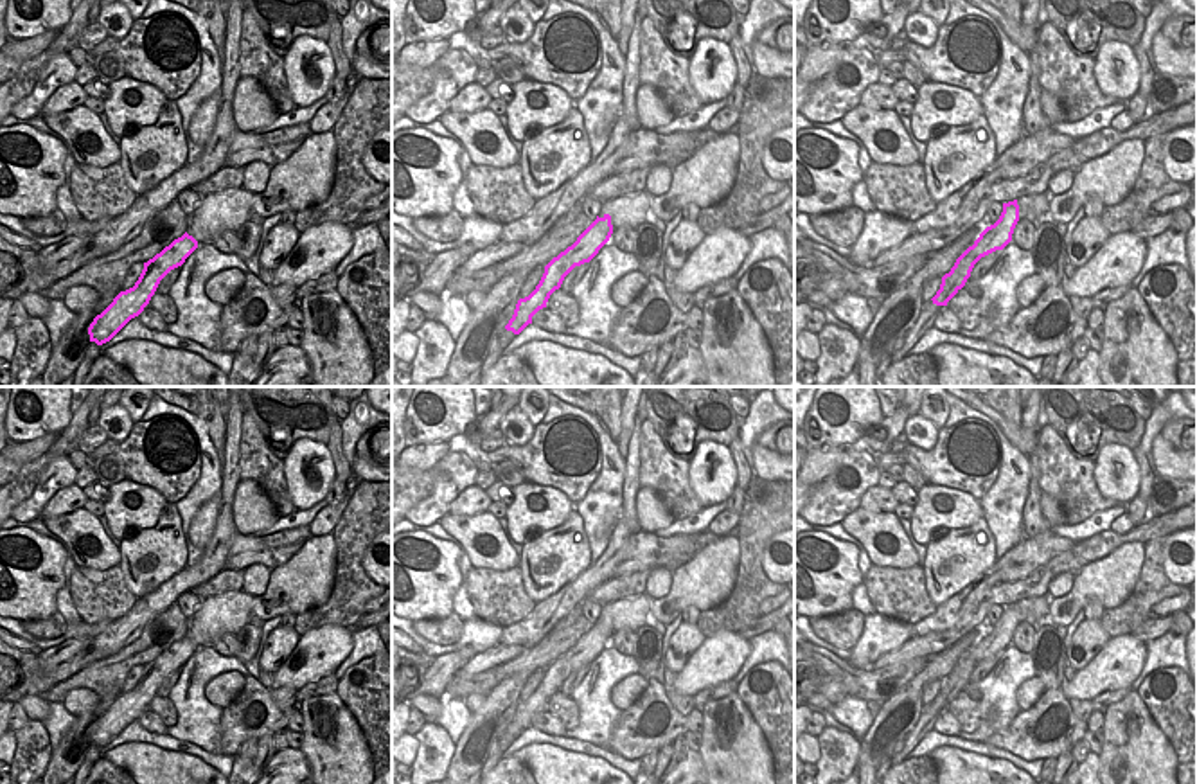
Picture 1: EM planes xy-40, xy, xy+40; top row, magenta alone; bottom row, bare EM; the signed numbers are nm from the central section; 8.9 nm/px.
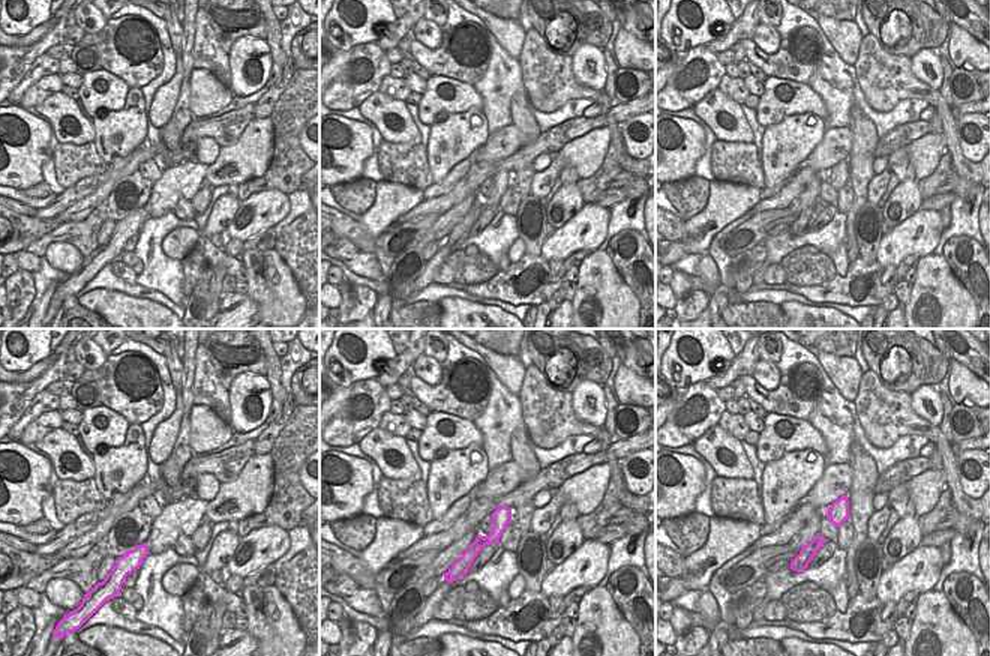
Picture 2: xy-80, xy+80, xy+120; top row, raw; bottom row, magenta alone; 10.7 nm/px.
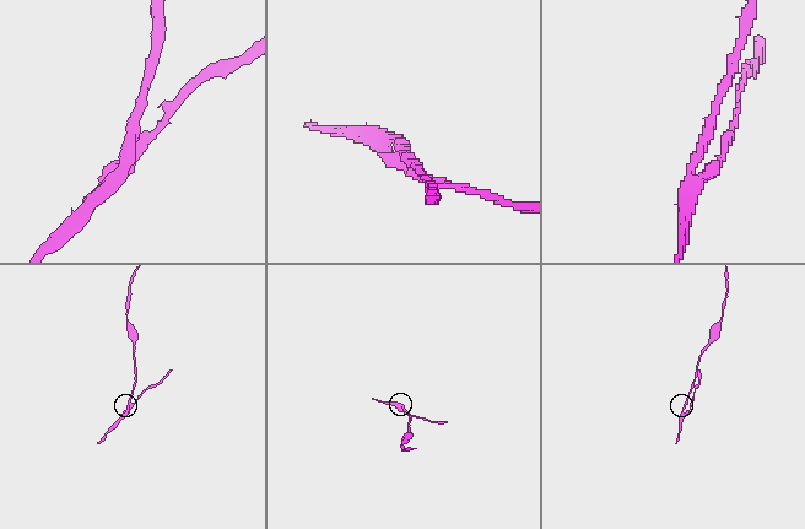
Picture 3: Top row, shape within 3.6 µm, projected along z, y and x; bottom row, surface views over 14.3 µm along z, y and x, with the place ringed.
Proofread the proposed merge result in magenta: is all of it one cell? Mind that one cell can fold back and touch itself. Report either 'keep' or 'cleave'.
cleave

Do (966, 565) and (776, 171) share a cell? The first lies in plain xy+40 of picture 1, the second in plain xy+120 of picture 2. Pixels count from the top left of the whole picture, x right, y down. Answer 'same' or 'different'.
same

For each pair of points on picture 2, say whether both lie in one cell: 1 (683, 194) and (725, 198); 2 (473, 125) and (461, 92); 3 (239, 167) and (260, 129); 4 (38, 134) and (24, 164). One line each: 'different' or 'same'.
1: different
2: different
3: same
4: same

